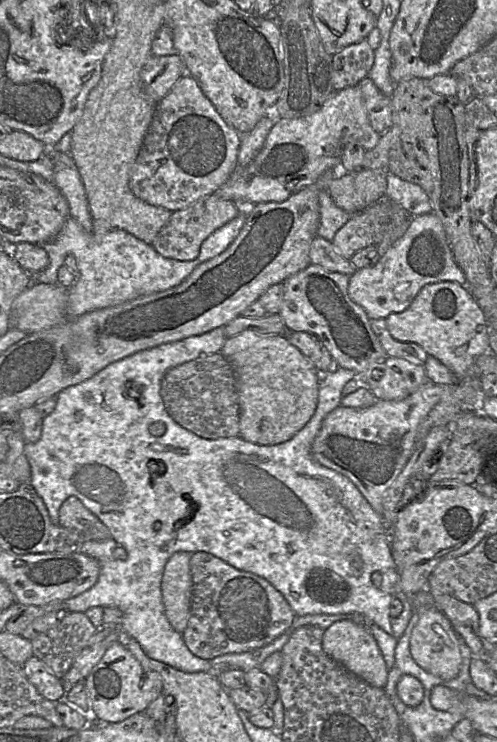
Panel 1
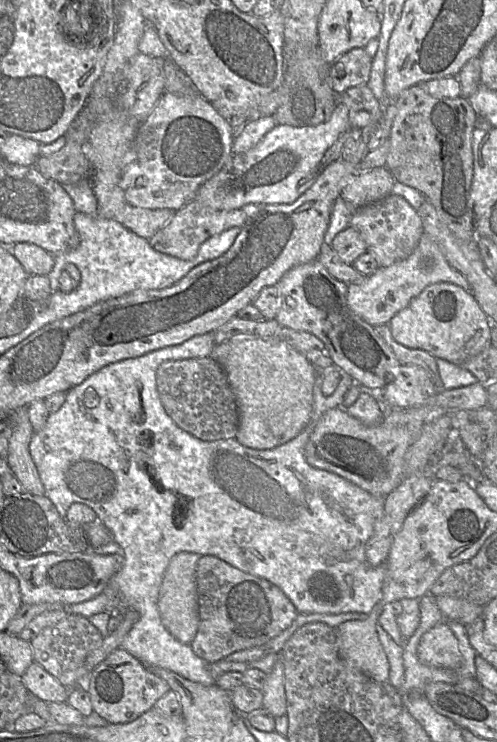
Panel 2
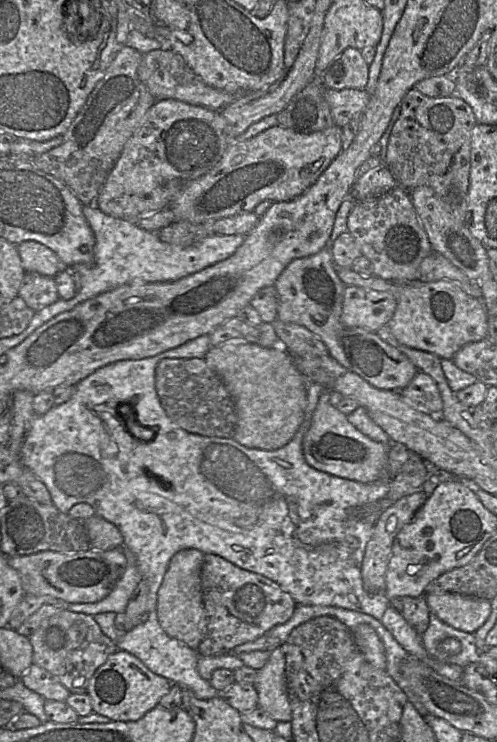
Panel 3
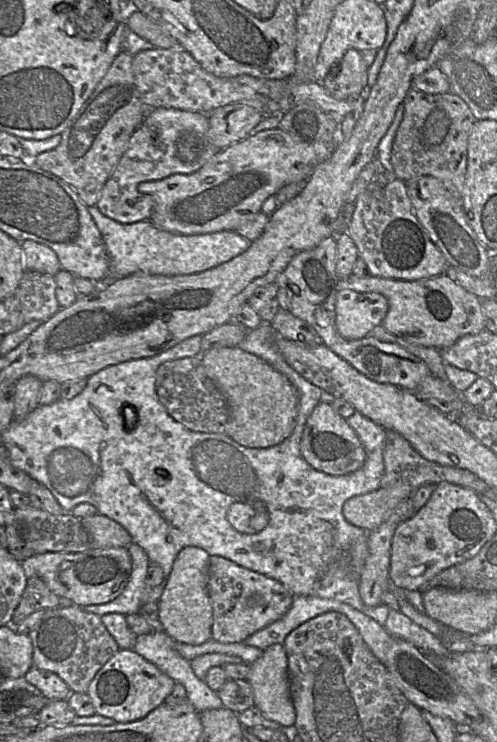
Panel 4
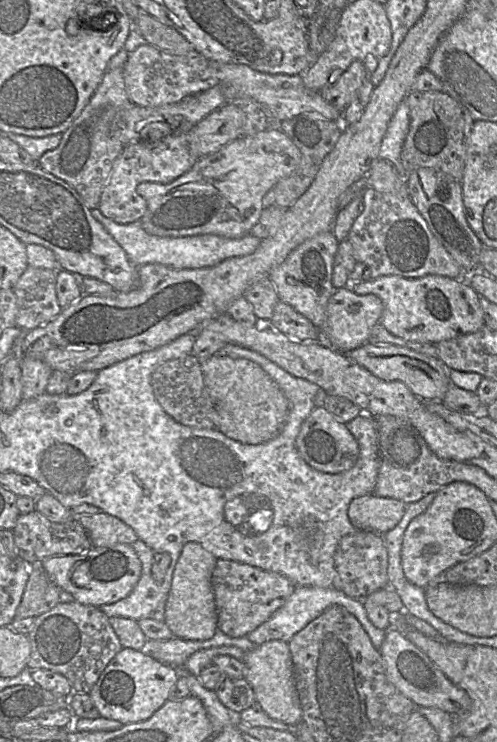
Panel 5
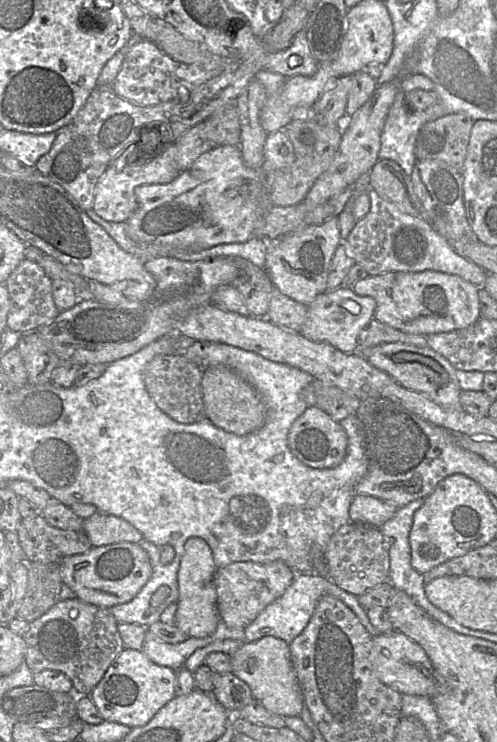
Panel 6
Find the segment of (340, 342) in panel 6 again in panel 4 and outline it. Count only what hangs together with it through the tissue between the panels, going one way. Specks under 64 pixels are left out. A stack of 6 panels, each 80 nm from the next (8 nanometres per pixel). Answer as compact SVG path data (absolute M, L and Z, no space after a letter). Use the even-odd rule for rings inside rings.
M342 286L336 295L335 326L346 340L358 340L370 335L372 329L382 324L389 308L385 296L377 292L356 292Z

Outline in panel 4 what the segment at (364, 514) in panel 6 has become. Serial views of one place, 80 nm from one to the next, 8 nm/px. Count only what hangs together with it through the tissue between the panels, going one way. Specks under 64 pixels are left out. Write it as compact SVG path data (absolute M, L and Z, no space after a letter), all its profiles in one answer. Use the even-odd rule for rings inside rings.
M395 483L389 487L354 496L343 505L345 518L367 532L377 529L391 511L403 500L412 496L415 489L408 483Z

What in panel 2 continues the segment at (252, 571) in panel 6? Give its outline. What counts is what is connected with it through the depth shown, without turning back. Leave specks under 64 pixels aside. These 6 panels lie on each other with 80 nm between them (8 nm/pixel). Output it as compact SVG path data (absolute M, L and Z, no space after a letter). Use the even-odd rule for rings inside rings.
M200 556L196 582L200 622L190 646L207 663L265 644L287 629L298 616L294 604L279 587L264 578L243 572L216 556Z

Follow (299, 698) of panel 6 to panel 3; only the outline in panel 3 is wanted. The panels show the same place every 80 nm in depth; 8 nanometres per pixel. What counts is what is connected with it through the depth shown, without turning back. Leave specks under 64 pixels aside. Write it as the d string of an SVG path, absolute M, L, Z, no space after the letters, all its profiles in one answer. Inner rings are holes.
M281 647L270 652L267 663L257 670L254 687L258 693L258 707L277 722L290 722L292 718L286 689L285 654Z

